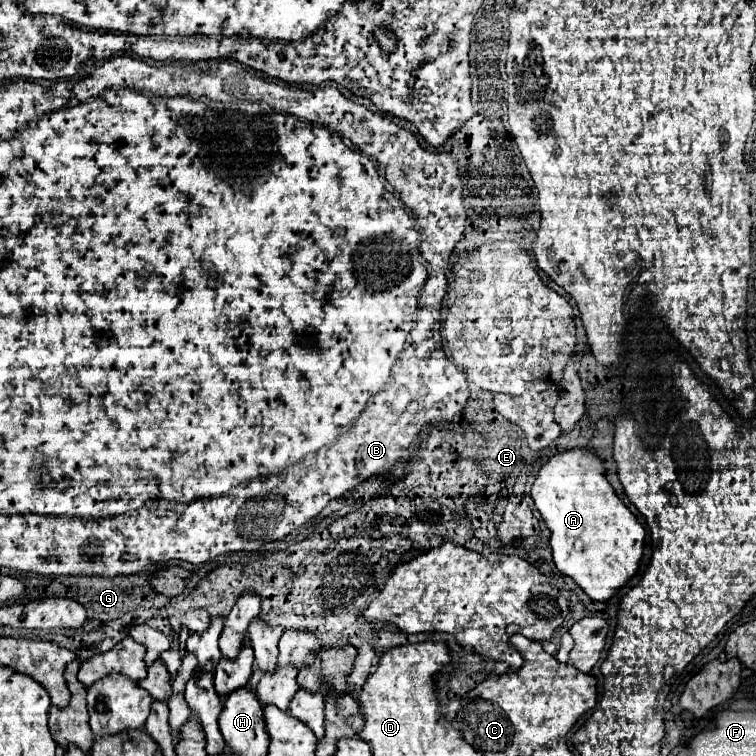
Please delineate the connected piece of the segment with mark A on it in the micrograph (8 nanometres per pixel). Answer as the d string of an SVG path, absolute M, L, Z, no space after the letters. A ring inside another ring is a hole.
M571 448L551 456L535 478L531 498L551 530L557 570L573 578L593 600L609 600L635 574L643 556L645 530L615 494L595 450Z

